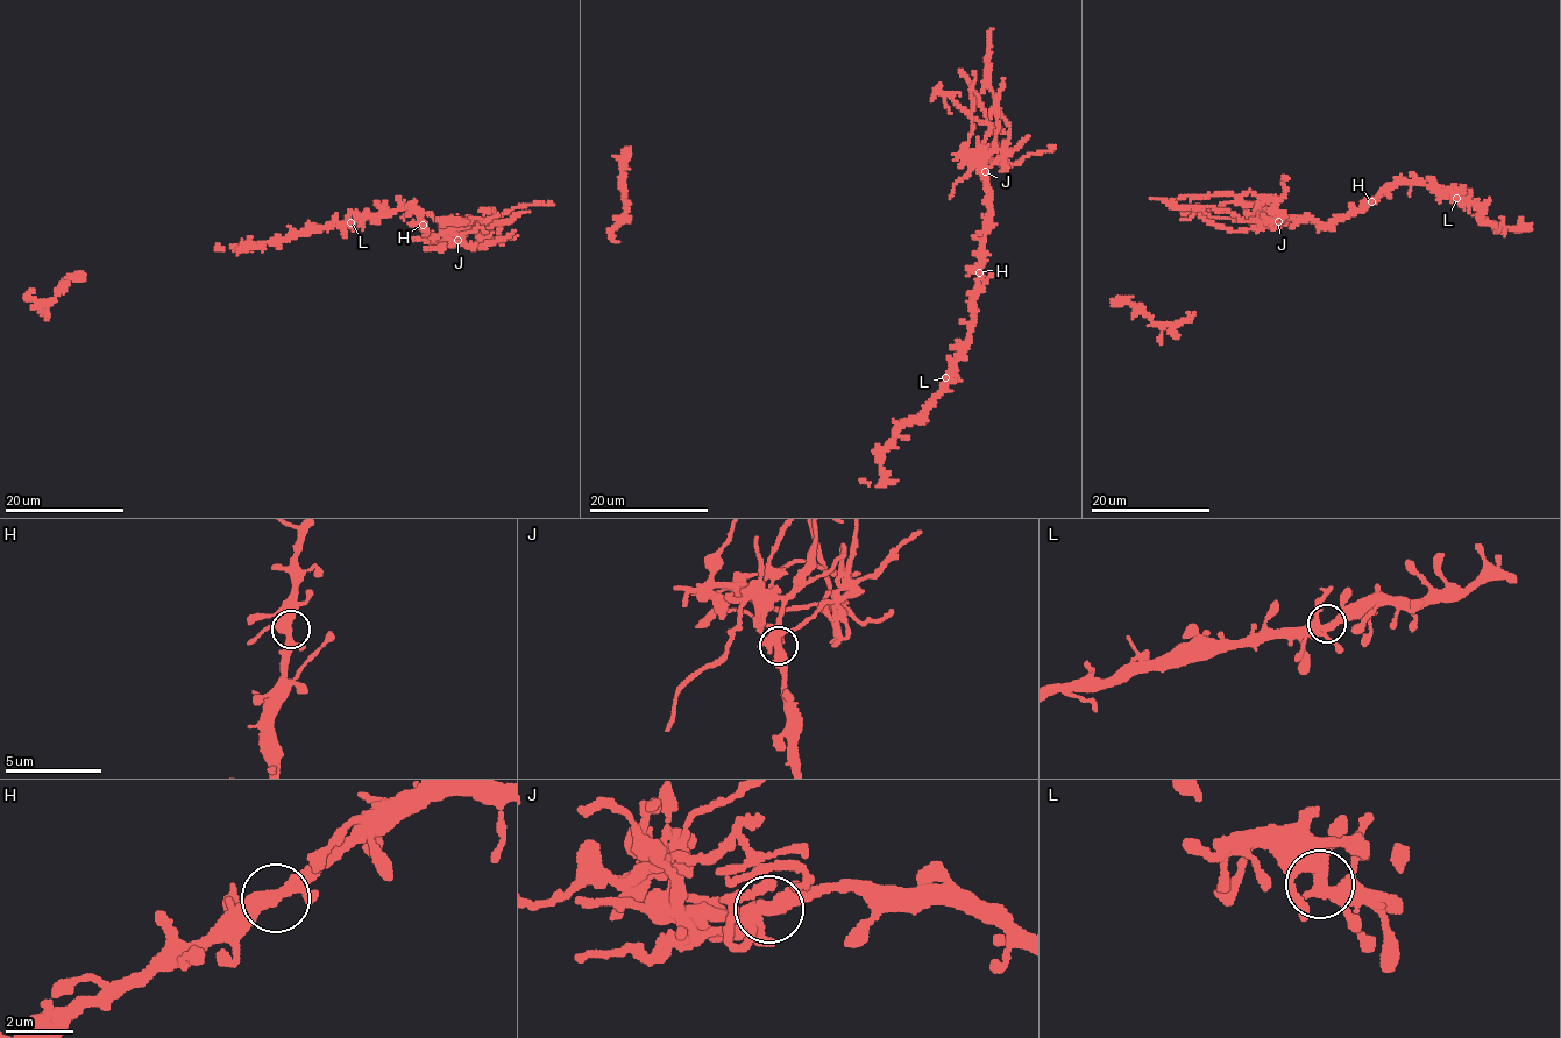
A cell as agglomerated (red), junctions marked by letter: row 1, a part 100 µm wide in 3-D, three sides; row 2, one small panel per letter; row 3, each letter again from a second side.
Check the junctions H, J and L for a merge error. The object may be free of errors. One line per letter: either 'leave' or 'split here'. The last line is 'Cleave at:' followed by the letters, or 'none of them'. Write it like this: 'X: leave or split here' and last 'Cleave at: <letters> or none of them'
H: leave
J: split here
L: leave
Cleave at: J

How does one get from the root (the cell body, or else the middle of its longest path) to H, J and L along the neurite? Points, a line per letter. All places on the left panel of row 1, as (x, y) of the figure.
H: (467, 222), (472, 218), (489, 220), (474, 220), (458, 240), (453, 237), (437, 247), (423, 230), (423, 225)
J: (467, 222), (472, 218), (489, 220), (474, 220), (456, 239)
L: (467, 222), (489, 220), (474, 220), (458, 240), (437, 247), (411, 207), (359, 215), (350, 222)

